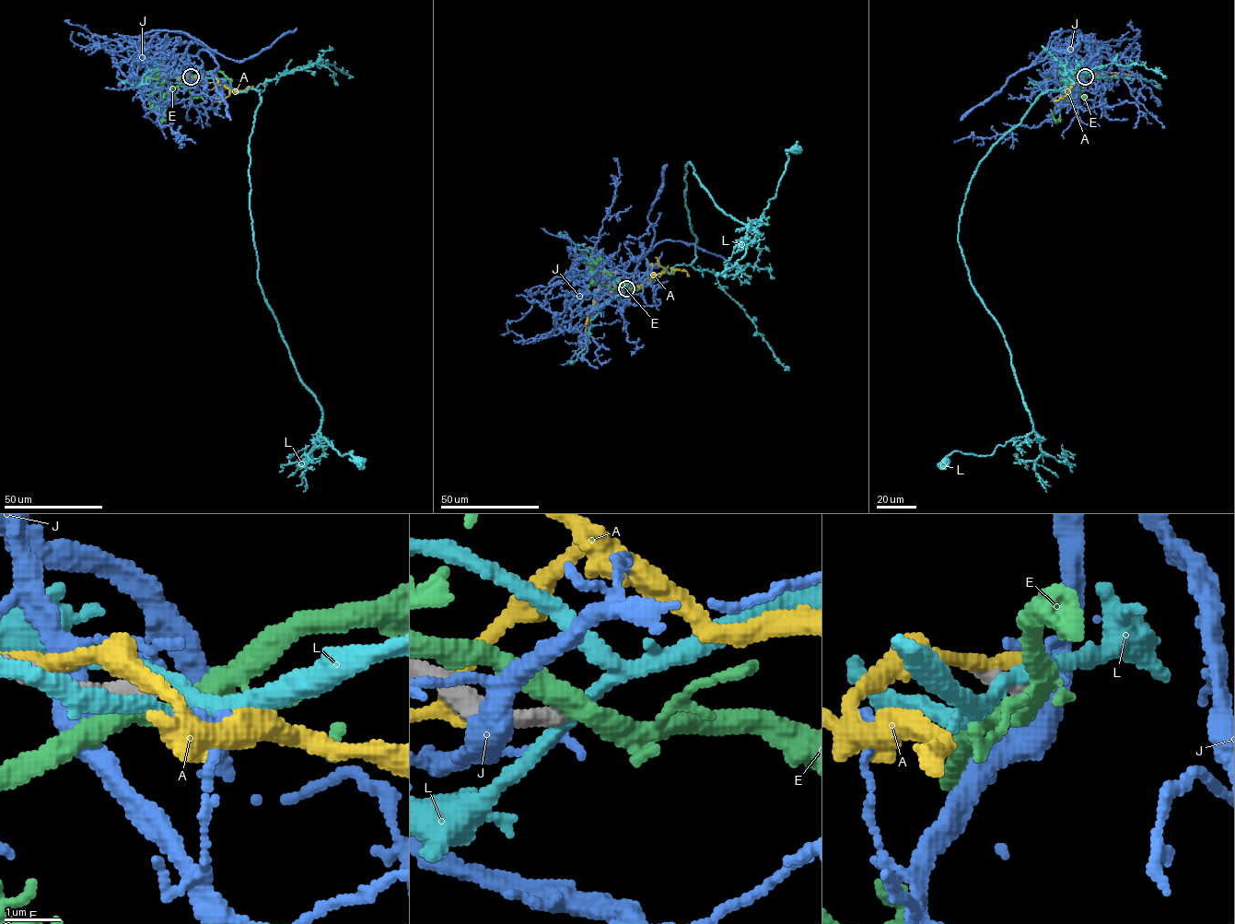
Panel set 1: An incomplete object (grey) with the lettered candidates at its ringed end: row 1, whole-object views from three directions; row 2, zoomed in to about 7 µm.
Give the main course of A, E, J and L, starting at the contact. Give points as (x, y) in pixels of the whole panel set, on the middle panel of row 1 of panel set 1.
A: (623, 287), (627, 283), (639, 286), (656, 274), (666, 272), (672, 274), (677, 270), (685, 270), (689, 275)
E: (626, 288), (611, 289), (601, 283), (593, 270), (591, 255), (586, 249), (594, 249)
J: (623, 289), (623, 302), (627, 282), (646, 271), (645, 254), (667, 239), (733, 265)
L: (626, 288), (695, 259), (688, 163), (715, 204), (756, 237), (795, 150)

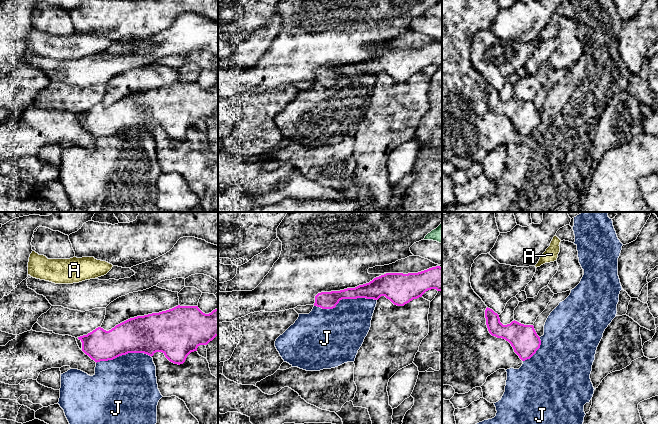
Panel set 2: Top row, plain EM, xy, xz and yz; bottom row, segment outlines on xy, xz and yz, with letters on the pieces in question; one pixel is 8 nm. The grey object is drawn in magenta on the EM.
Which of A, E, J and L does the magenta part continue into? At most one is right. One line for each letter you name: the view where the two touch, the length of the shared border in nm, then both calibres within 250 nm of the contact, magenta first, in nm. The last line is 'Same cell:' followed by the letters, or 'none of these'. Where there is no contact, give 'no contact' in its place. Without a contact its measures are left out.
Same cell: none of these

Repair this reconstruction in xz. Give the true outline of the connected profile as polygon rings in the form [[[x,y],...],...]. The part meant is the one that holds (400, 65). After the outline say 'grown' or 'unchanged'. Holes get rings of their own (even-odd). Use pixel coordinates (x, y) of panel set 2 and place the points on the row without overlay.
[[[436,42],[418,49],[386,49],[369,59],[340,67],[321,68],[314,82],[333,85],[342,75],[366,74],[378,76],[385,72],[394,81],[404,82],[431,65],[442,67],[442,43]]] | unchanged

